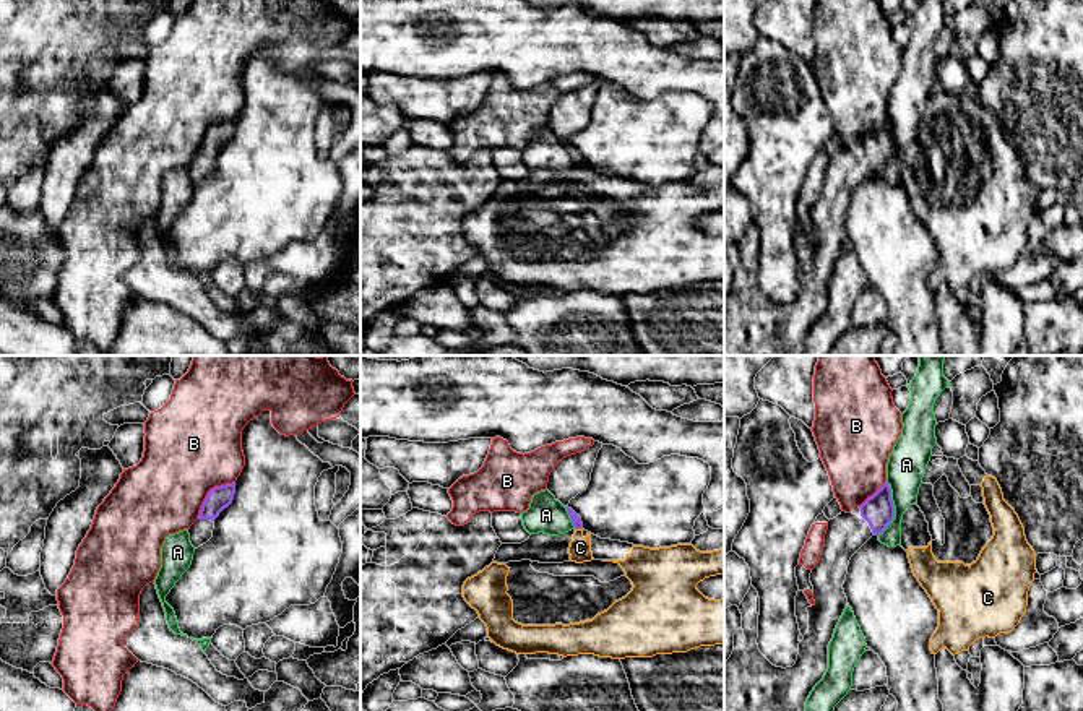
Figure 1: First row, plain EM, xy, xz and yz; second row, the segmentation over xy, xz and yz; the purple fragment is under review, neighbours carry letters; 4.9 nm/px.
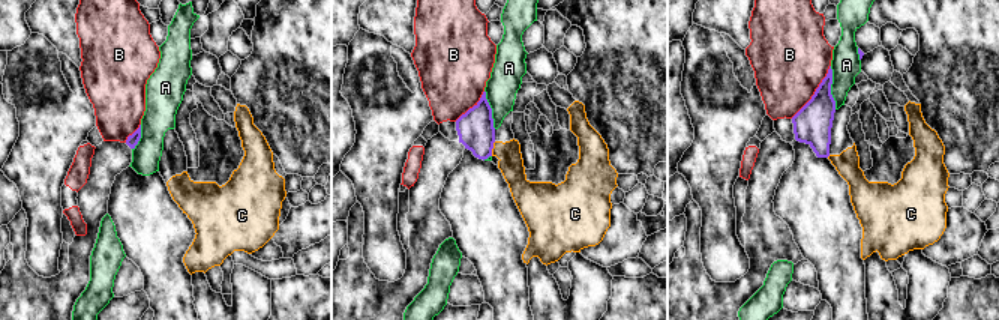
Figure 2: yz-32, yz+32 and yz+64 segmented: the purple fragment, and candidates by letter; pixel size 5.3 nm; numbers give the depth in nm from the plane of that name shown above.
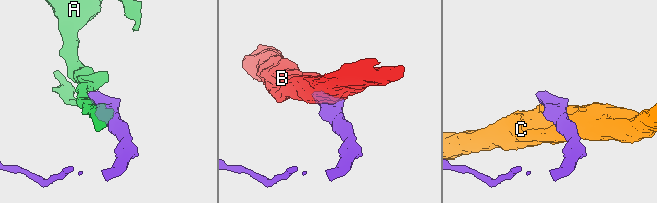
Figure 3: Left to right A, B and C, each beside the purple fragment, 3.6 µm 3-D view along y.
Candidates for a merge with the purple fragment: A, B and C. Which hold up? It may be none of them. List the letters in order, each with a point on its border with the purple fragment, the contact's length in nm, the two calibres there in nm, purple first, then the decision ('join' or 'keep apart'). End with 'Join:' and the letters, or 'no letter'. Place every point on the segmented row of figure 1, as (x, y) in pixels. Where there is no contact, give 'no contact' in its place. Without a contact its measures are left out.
A: contact yz (893, 508); length 280 nm; calibres 160 and 190 nm; keep apart
B: contact xy (208, 492); length 260 nm; calibres 120 and 480 nm; keep apart
C: contact xz (578, 528); length 40 nm; calibres 50 and 110 nm; keep apart
Join: no letter

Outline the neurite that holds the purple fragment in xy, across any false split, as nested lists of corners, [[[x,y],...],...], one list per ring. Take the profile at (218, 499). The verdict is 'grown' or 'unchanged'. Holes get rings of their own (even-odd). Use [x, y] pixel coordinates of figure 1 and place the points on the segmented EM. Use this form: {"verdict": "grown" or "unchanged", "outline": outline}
{"verdict": "grown", "outline": [[[235,482],[226,484],[221,487],[214,487],[208,492],[198,519],[190,526],[190,542],[195,549],[206,544],[213,537],[214,529],[214,519],[219,516],[219,513],[227,508],[235,493]]]}

